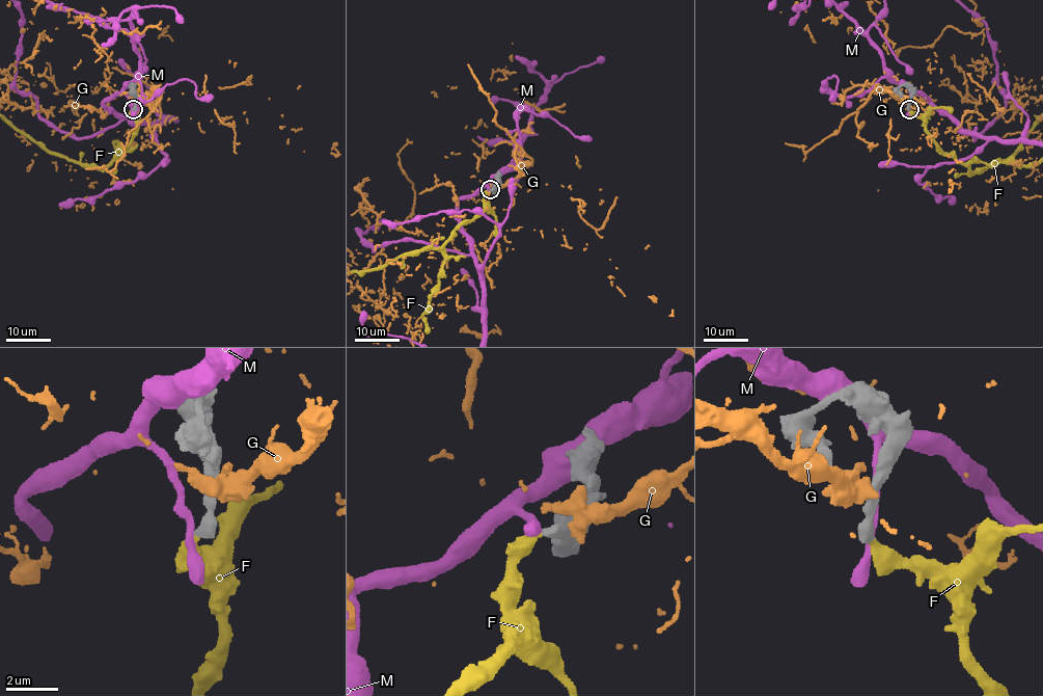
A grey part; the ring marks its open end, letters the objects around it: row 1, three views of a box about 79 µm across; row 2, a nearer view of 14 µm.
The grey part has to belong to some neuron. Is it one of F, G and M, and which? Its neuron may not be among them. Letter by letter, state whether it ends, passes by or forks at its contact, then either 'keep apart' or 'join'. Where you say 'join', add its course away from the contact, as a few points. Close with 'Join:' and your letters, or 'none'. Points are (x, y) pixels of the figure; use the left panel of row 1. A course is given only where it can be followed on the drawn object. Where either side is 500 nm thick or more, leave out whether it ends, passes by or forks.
F: it ends | join
G: keep apart
M: it passes by | keep apart
Join: F

